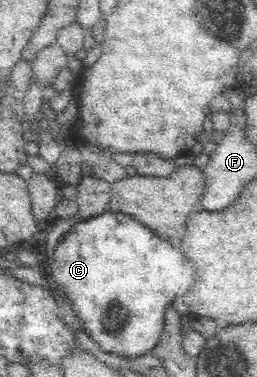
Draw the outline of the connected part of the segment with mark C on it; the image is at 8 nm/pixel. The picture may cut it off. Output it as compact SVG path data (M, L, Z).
M110 210L75 224L55 247L46 270L56 289L70 301L81 331L100 351L124 359L140 359L150 355L158 345L165 326L165 313L171 303L186 294L194 283L194 265L181 249L168 245L155 231L136 223L127 215Z

